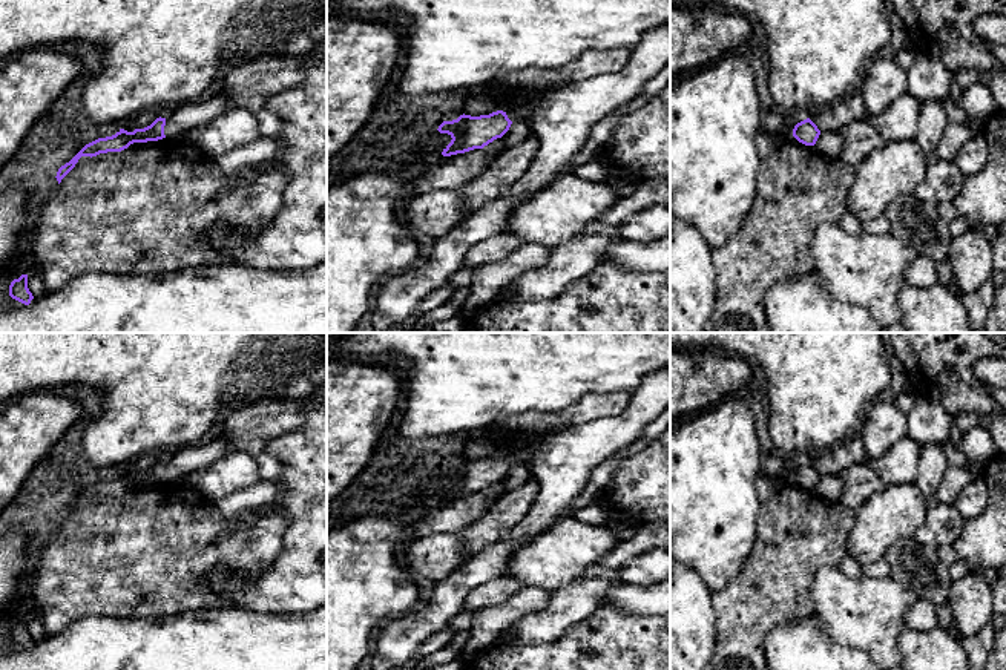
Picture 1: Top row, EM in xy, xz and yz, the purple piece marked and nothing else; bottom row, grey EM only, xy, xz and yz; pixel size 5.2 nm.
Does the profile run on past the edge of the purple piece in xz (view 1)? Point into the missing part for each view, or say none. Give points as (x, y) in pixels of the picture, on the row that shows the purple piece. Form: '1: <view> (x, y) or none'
1: xz (523, 111)

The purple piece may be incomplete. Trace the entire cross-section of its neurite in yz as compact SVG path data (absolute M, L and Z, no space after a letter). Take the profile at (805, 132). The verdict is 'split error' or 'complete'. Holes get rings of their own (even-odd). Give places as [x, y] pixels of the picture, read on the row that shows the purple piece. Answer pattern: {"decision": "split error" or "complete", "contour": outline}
{"decision": "complete", "contour": "M810 118L797 123L793 129L793 136L805 146L814 146L819 135L820 130Z"}

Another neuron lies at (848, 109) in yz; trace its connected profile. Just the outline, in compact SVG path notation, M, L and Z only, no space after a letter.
M850 92L828 106L824 106L816 112L810 112L810 120L820 132L839 132L842 127L851 123L865 120L866 113L868 110L863 104L862 95Z

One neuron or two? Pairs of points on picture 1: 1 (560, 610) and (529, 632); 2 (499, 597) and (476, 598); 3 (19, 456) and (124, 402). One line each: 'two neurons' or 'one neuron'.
1: one neuron
2: one neuron
3: two neurons

